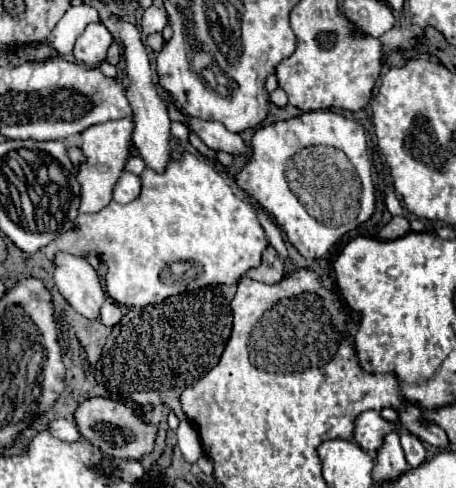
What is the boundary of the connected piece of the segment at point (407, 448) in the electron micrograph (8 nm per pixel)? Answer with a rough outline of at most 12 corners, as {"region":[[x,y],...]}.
{"region":[[408,431],[400,441],[408,465],[418,467],[426,459],[424,443]]}

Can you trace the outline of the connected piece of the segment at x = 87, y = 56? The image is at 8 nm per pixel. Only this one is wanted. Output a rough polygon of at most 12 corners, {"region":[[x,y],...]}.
{"region":[[90,23],[76,39],[74,57],[86,65],[106,59],[112,33]]}

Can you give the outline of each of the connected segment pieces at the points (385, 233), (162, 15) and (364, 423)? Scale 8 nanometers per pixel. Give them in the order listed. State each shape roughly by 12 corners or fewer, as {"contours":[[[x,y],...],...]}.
{"contours":[[[392,217],[380,239],[398,239],[410,231],[406,217]],[[152,5],[142,13],[146,35],[162,31],[168,25],[168,13]],[[364,411],[354,421],[354,441],[374,453],[382,437],[398,425],[378,411]]]}

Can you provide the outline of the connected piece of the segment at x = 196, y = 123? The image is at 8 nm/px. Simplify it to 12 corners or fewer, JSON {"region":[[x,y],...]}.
{"region":[[188,117],[192,131],[214,151],[248,153],[246,141],[222,123]]}

